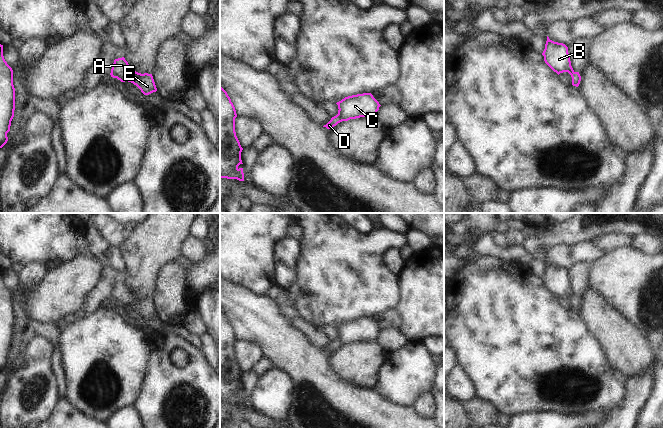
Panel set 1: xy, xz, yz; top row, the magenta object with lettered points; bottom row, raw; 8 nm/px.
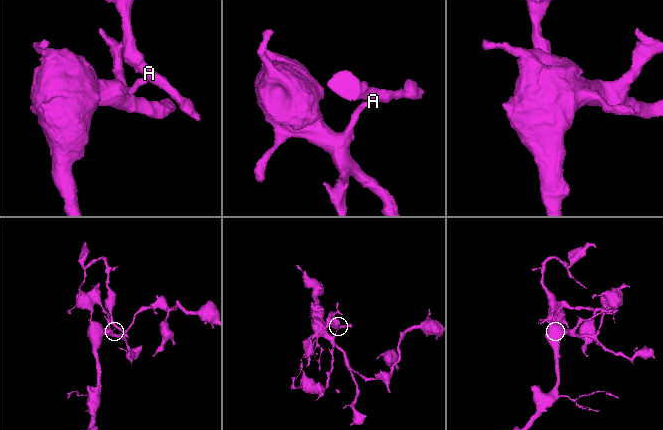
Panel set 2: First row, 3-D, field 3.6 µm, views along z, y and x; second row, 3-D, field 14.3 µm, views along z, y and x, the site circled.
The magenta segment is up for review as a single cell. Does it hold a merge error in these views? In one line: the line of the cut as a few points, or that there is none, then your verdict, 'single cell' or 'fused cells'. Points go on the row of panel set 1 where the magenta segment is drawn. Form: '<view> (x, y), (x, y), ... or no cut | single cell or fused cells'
xz (336, 115), (342, 120) | fused cells

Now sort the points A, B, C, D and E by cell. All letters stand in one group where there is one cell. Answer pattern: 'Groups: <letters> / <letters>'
Groups: A B C E / D.

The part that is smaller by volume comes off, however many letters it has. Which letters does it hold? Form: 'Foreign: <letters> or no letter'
Foreign: A, B, C, E.

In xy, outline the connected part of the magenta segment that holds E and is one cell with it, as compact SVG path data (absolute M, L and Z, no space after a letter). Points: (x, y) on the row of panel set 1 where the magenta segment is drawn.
M124 57L114 60L111 73L121 82L133 83L144 95L157 91L152 74L141 74L134 71Z

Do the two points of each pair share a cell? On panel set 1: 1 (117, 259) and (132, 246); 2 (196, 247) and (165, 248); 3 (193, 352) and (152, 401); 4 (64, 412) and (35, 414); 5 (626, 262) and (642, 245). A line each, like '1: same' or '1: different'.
1: different
2: different
3: same
4: different
5: different

